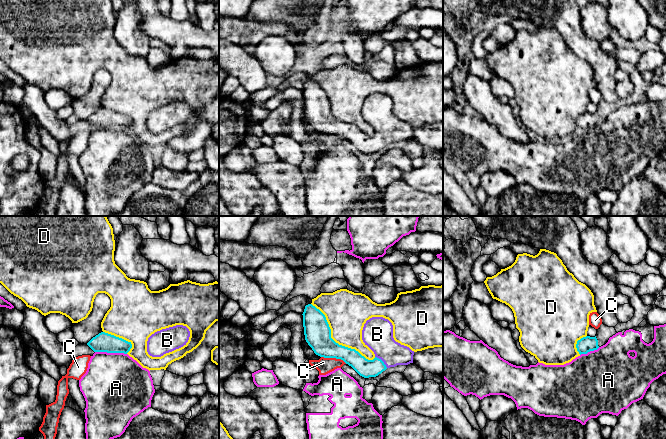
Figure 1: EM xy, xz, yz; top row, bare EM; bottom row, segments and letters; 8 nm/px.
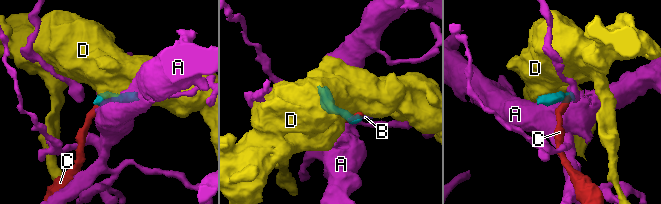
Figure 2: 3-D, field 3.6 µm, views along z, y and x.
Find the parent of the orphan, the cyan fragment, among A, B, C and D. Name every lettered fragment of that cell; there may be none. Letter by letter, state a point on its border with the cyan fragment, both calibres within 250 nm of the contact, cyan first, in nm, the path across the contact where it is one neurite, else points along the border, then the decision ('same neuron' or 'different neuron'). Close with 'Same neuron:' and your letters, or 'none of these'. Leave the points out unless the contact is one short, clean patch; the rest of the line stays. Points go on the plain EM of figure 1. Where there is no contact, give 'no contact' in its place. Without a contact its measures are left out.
A: contact xy (111, 128); calibres 160 and 500 nm; different neuron
B: contact xz (382, 137); calibres 150 and 240 nm; way xz (366, 144), (373, 144), (382, 137), (382, 119), (377, 110); same neuron
C: contact xz (334, 133); calibres 220 and 130 nm; border xz (321, 132), (342, 135), (346, 139); different neuron
D: contact xz (335, 118); calibres 220 and 340 nm; different neuron
Same neuron: B

